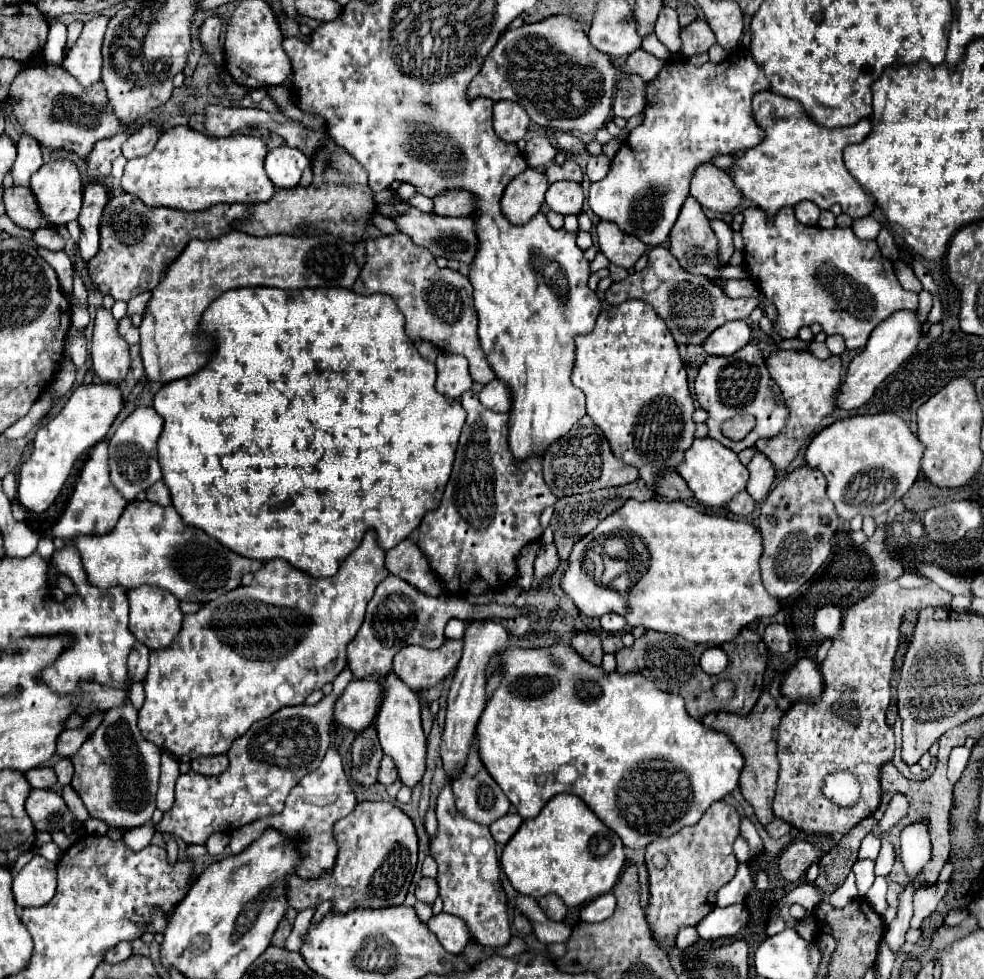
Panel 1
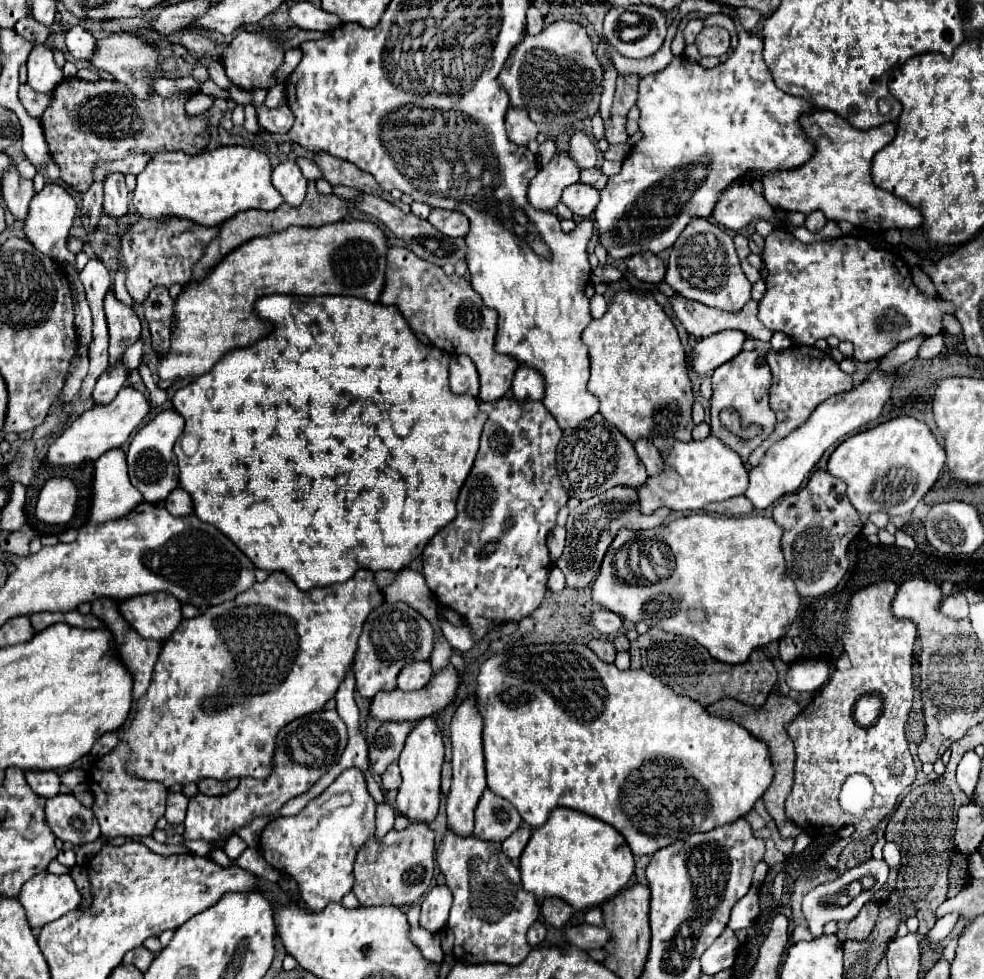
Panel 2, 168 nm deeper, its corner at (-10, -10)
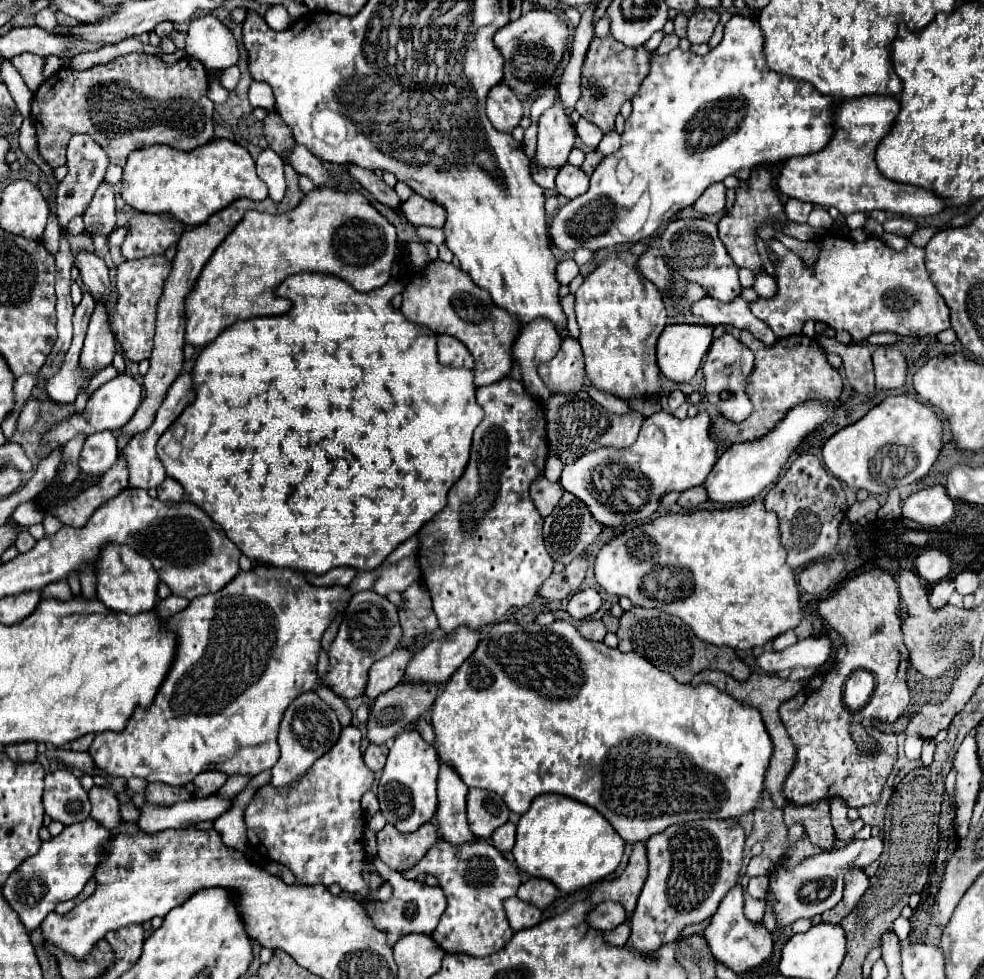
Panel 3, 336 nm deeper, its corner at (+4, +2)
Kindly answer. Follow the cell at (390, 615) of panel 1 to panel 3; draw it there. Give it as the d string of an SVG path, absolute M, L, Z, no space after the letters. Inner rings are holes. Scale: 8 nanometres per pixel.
M362 591L352 595L338 635L328 649L330 665L328 673L320 679L320 685L330 687L342 699L360 697L368 681L370 665L382 659L384 655L390 655L398 647L398 641L400 641L400 621L396 615L396 605L392 605L386 597L374 591Z

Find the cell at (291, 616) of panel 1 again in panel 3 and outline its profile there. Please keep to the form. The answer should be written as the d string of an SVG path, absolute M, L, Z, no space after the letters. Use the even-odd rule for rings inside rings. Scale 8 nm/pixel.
M256 563L250 571L246 573L238 573L236 579L232 579L232 583L228 583L222 591L218 593L210 593L210 595L200 595L194 597L188 605L188 609L172 615L168 619L168 627L176 631L178 637L178 653L176 653L176 661L172 663L172 669L166 677L166 681L162 683L160 691L154 697L154 703L148 709L136 709L134 719L130 719L126 731L122 733L112 733L112 731L104 731L98 733L90 745L90 755L94 759L94 765L104 771L108 777L140 777L146 781L162 781L168 785L186 785L190 783L198 773L202 771L222 771L226 775L258 775L262 771L268 771L276 765L278 757L280 757L280 747L278 747L278 727L280 721L288 709L288 705L302 695L304 691L310 691L318 685L318 673L316 673L316 663L318 663L318 651L320 651L320 639L324 635L324 631L328 629L328 625L332 623L332 619L348 605L348 599L352 597L352 593L344 587L314 587L310 583L306 583L306 579L298 573L298 571L288 571L284 567L272 567L272 565L264 565L264 563Z

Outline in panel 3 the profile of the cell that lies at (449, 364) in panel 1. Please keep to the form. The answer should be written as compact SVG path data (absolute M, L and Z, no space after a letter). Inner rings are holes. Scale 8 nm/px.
M438 335L438 359L448 367L474 367L474 359L466 345L452 335Z

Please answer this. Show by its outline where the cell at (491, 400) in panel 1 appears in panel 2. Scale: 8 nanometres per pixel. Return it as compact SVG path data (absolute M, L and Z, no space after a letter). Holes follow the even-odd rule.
M520 367L514 375L512 397L516 401L540 401L542 399L542 379L538 379L536 371L528 367Z

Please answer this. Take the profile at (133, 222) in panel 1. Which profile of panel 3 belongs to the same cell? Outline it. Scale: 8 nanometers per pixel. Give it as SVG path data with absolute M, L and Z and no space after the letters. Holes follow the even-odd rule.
M136 213L130 219L130 229L122 243L122 255L124 259L162 255L170 245L178 243L184 229L186 227L170 215Z

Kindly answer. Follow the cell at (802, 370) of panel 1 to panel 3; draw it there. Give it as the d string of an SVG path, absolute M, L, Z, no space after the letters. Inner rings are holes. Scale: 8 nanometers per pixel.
M742 331L740 343L744 343L756 357L754 371L748 377L748 385L746 385L746 395L750 397L754 411L748 419L740 423L734 423L720 413L712 419L712 427L724 443L734 445L734 443L746 443L764 437L786 417L786 413L792 407L804 401L836 403L842 397L842 377L826 361L826 353L816 343L816 339L810 339L806 335L792 335L788 339L778 339L774 347L764 347L764 343L760 343L760 339L756 339L752 333Z

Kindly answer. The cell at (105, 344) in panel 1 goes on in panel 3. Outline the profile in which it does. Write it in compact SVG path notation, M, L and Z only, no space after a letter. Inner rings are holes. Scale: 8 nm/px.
M80 249L76 253L76 267L82 275L82 281L88 285L90 293L94 295L94 299L106 301L110 295L110 281L108 281L106 263L98 255Z

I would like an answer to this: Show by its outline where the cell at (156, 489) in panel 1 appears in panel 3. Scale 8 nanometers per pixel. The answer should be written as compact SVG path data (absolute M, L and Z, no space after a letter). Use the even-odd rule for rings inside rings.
M166 477L164 483L158 487L158 499L160 501L182 501L184 489L180 487L180 483L176 483L176 479Z

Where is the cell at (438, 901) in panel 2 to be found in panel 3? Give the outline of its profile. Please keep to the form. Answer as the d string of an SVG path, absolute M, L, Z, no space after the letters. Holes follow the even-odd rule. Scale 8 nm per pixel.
M377 856L373 857L372 863L379 874L384 874L384 878L388 880L392 886L392 897L384 903L372 903L372 901L366 901L364 909L366 909L366 915L370 917L372 925L378 929L378 931L384 931L388 937L386 937L386 943L390 947L396 945L396 941L408 933L424 933L424 935L432 935L432 931L436 929L442 913L446 911L446 895L440 887L430 887L426 883L420 883L420 881L408 881L404 879L400 872L391 870L385 865Z

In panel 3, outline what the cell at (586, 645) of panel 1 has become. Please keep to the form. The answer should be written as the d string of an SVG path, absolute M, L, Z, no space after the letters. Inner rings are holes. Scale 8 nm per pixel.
M586 619L578 625L578 631L580 631L580 635L584 635L586 639L592 639L592 641L602 641L606 635L606 627L604 627L602 619Z

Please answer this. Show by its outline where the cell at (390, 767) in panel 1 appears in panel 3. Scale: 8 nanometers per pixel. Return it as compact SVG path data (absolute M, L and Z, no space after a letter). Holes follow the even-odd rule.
M370 743L368 749L364 751L364 763L372 771L376 771L376 773L380 773L384 769L386 757L388 757L388 747L386 745L374 745L374 743Z

